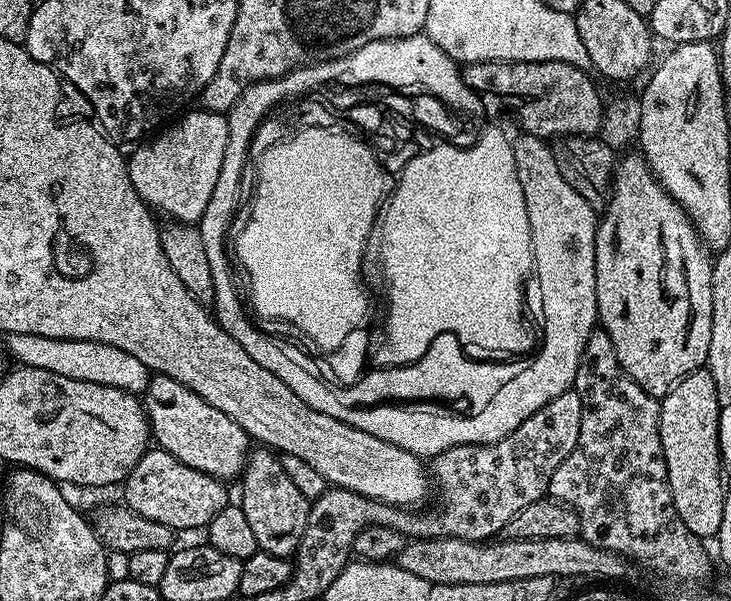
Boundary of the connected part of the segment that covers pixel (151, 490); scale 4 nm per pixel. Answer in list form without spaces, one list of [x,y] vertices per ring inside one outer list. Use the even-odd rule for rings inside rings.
[[[156,446],[144,453],[124,481],[122,500],[129,508],[142,514],[142,518],[162,522],[162,526],[170,526],[174,530],[203,529],[218,510],[230,503],[230,496],[224,488],[227,488],[225,481],[216,480],[202,470],[194,470],[194,466],[186,466],[186,462],[174,458],[174,454]]]

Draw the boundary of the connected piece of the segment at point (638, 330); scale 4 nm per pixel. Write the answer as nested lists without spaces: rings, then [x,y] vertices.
[[[643,155],[619,157],[612,186],[596,226],[596,314],[599,327],[614,342],[622,370],[646,394],[662,398],[679,380],[708,363],[712,329],[713,257],[680,204],[656,181]]]

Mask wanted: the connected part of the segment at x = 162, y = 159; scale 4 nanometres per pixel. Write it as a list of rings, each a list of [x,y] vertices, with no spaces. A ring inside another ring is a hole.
[[[187,112],[172,122],[177,124],[169,123],[144,142],[149,144],[141,143],[141,148],[133,156],[129,155],[126,163],[134,190],[138,190],[149,208],[161,217],[168,216],[164,218],[169,221],[196,226],[202,218],[202,210],[206,210],[206,202],[210,202],[215,184],[218,183],[218,173],[222,171],[228,117],[223,112]]]

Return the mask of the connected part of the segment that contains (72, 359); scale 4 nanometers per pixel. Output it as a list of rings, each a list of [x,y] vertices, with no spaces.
[[[40,334],[7,335],[6,346],[19,365],[27,368],[53,371],[78,381],[96,382],[116,389],[142,394],[148,388],[150,373],[138,358],[109,343],[84,339],[47,338]]]

